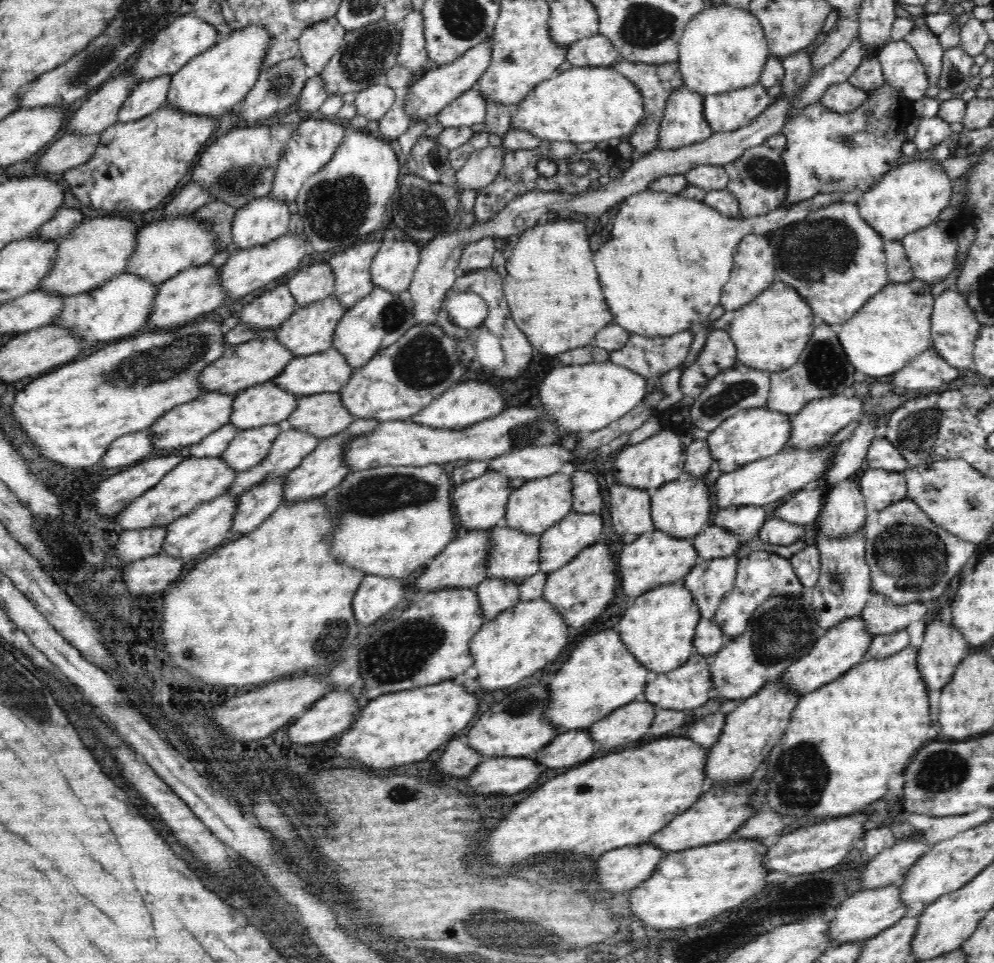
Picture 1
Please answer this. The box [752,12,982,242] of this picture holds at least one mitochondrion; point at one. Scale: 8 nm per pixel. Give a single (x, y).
(954, 76)

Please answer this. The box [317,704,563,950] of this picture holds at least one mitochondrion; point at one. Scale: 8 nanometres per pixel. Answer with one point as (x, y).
(490, 925)

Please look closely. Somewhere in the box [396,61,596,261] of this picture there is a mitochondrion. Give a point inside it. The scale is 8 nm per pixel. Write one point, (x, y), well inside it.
(436, 160)

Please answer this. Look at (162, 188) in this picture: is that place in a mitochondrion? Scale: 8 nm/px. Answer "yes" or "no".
no

